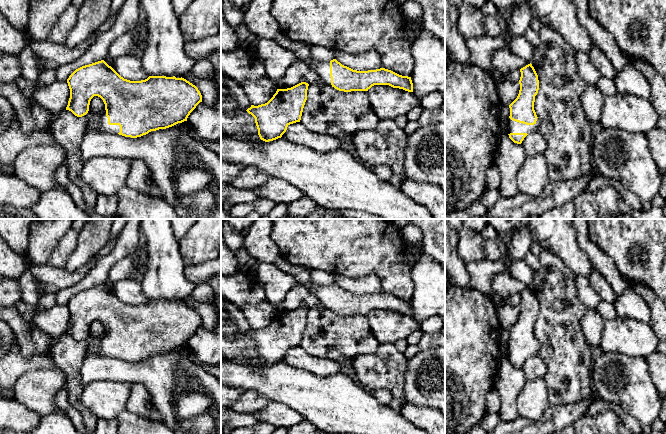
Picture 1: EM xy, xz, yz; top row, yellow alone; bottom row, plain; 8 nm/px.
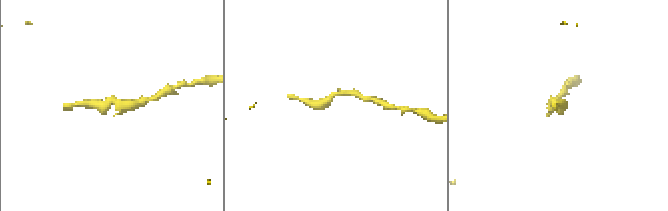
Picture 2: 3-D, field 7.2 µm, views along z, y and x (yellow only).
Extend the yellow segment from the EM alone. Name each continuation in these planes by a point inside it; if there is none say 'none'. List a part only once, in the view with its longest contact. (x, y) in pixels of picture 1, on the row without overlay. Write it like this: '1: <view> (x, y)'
1: xy (103, 350)

